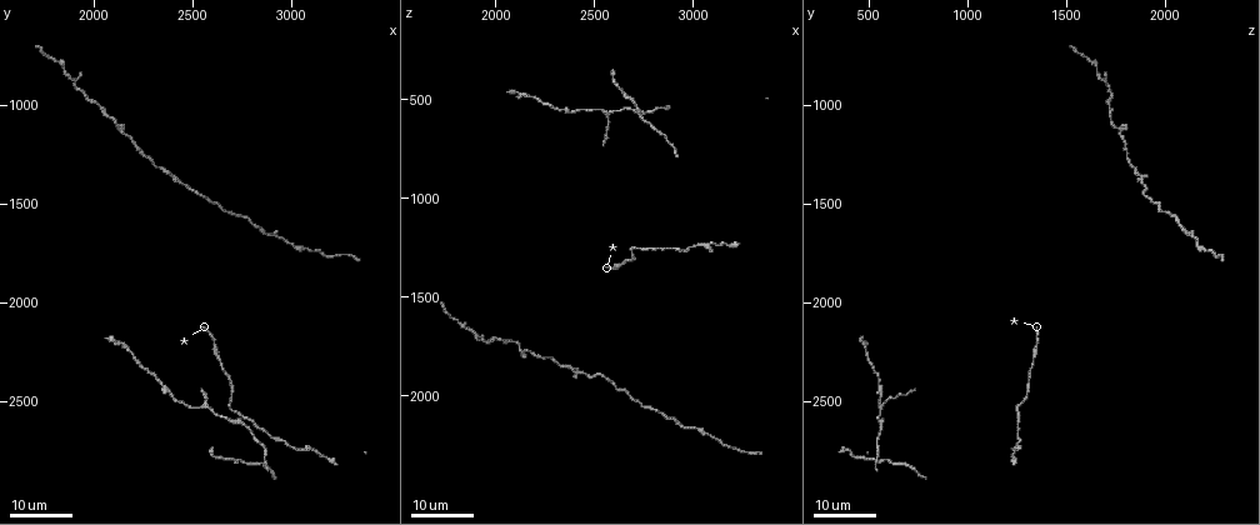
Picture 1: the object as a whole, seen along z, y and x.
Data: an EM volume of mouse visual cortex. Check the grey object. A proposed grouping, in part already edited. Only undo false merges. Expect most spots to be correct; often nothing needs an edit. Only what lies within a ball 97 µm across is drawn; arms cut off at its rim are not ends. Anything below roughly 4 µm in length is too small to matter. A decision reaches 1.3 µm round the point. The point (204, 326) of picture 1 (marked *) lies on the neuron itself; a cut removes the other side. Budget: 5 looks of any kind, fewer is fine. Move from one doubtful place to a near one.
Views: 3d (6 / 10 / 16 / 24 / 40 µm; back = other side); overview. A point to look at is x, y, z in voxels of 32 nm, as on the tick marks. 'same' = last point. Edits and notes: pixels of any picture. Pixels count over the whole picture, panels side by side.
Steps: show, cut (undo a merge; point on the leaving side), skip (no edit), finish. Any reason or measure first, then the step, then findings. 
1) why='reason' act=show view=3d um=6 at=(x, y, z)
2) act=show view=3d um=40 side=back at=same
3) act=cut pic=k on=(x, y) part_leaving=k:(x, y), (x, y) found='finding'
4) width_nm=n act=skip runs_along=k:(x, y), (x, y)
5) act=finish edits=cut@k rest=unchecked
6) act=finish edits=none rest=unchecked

act=show view=3d um=24 at=(2680, 2520, 1240)

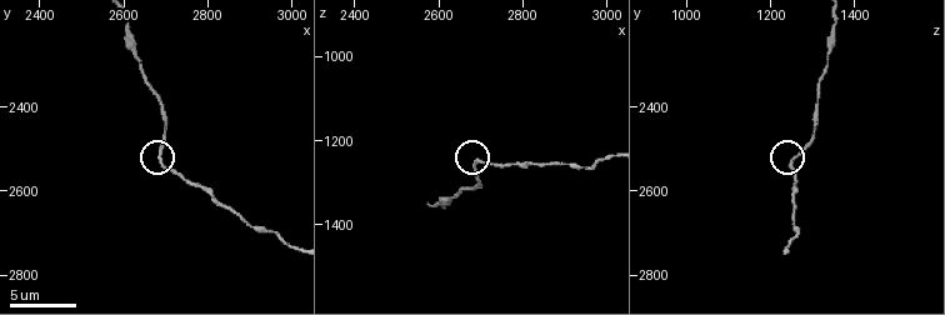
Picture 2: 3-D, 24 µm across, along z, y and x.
act=show view=3d um=10 at=(2690, 2525, 1255)

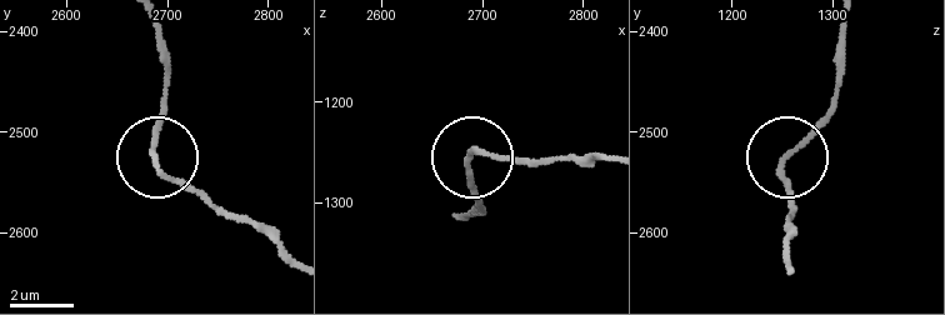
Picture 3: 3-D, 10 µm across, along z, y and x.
act=skip runs_along=3:(459, 215), (478, 204), (473, 156), (540, 156) found='continuous, no second neuron'

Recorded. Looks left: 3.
why='a fork' act=show view=3d um=16 at=(2570, 2520, 570)

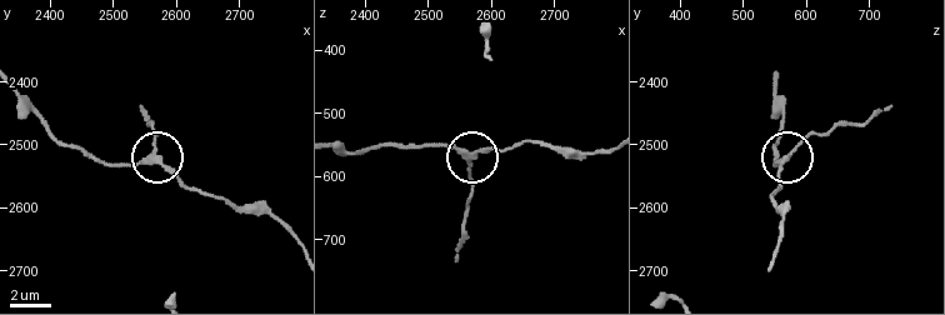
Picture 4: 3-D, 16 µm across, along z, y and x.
act=show view=3d um=10 at=(2570, 2525, 565)

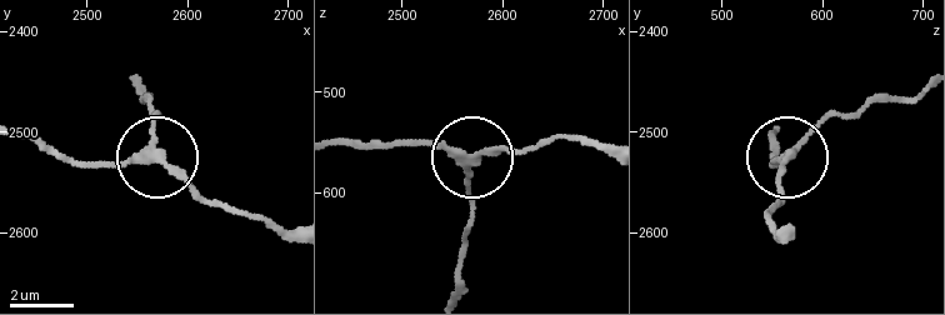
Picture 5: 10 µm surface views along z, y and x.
width_nm=240 act=cut pic=5 on=(153, 121) found='a second neuron is stuck on'

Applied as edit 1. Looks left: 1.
act=finish edits=cut@5 rest=unchecked

